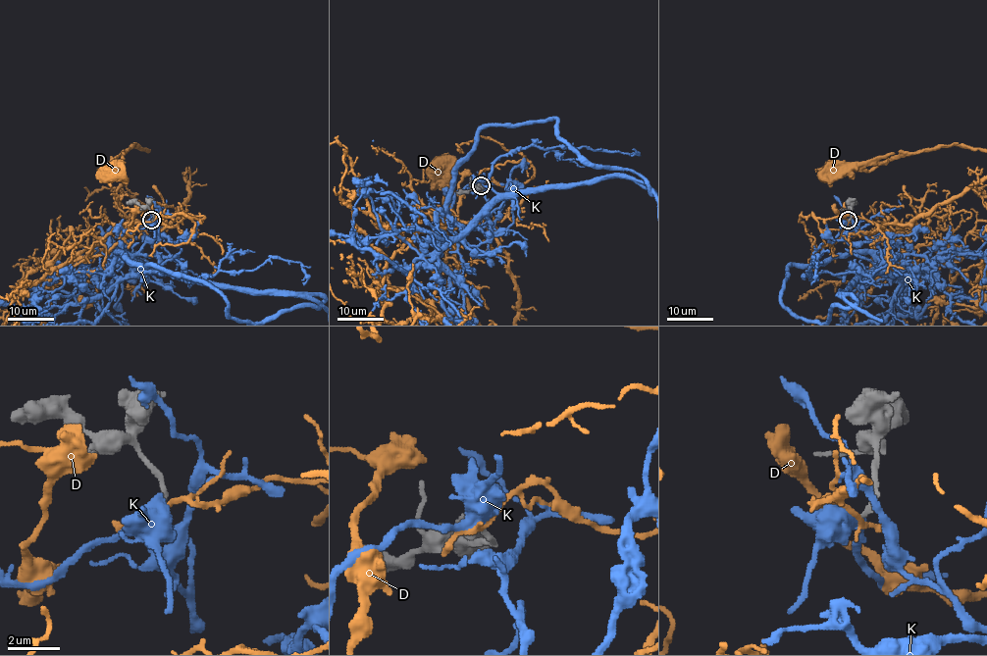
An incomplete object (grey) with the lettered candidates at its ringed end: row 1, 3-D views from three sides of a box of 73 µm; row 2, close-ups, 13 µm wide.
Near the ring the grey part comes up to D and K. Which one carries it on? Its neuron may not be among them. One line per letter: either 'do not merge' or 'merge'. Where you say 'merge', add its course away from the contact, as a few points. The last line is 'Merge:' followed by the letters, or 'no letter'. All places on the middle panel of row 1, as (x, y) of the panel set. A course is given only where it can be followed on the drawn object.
D: do not merge
K: merge
Merge: K

